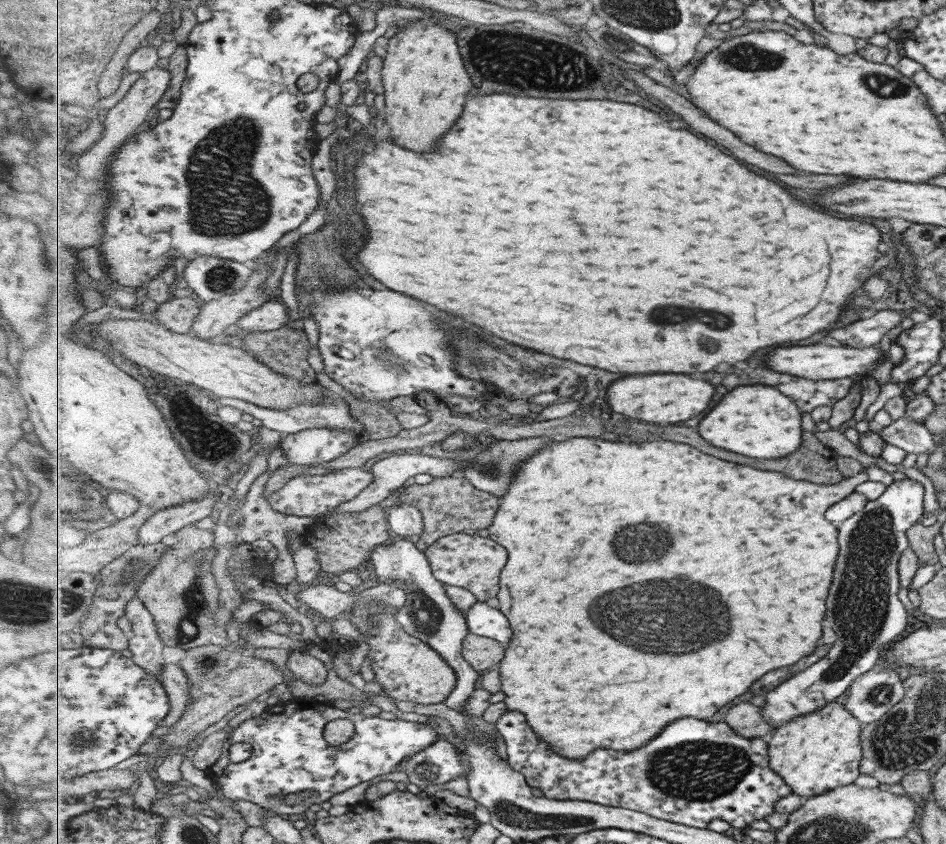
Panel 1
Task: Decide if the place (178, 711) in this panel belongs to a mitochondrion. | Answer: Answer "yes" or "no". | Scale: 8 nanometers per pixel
no

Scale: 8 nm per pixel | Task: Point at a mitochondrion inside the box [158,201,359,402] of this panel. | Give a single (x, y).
(329, 270)

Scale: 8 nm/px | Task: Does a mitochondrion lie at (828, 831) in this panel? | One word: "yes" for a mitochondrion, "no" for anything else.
yes

